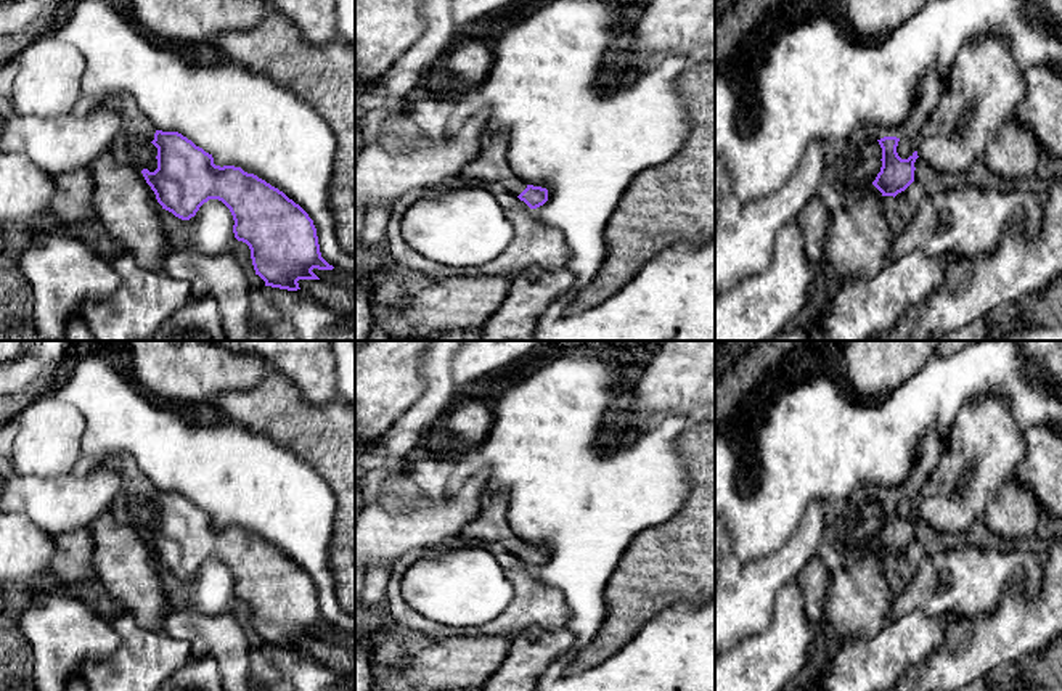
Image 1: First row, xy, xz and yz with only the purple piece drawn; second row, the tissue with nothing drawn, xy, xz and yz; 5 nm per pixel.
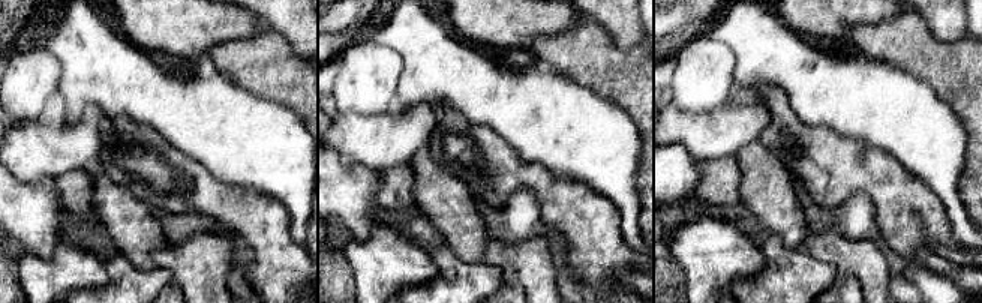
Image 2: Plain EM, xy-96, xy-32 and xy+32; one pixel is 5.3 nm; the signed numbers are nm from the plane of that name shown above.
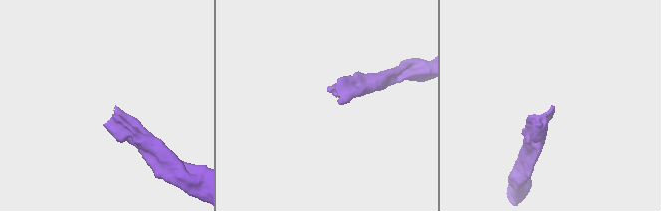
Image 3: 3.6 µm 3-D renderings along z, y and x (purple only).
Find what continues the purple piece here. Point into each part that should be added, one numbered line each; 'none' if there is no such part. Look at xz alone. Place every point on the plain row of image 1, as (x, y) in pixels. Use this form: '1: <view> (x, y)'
1: xz (492, 524)

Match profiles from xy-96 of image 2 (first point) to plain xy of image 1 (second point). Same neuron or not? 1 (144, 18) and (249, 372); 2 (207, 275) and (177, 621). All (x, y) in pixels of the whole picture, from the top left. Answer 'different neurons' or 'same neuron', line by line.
1: same neuron
2: same neuron

